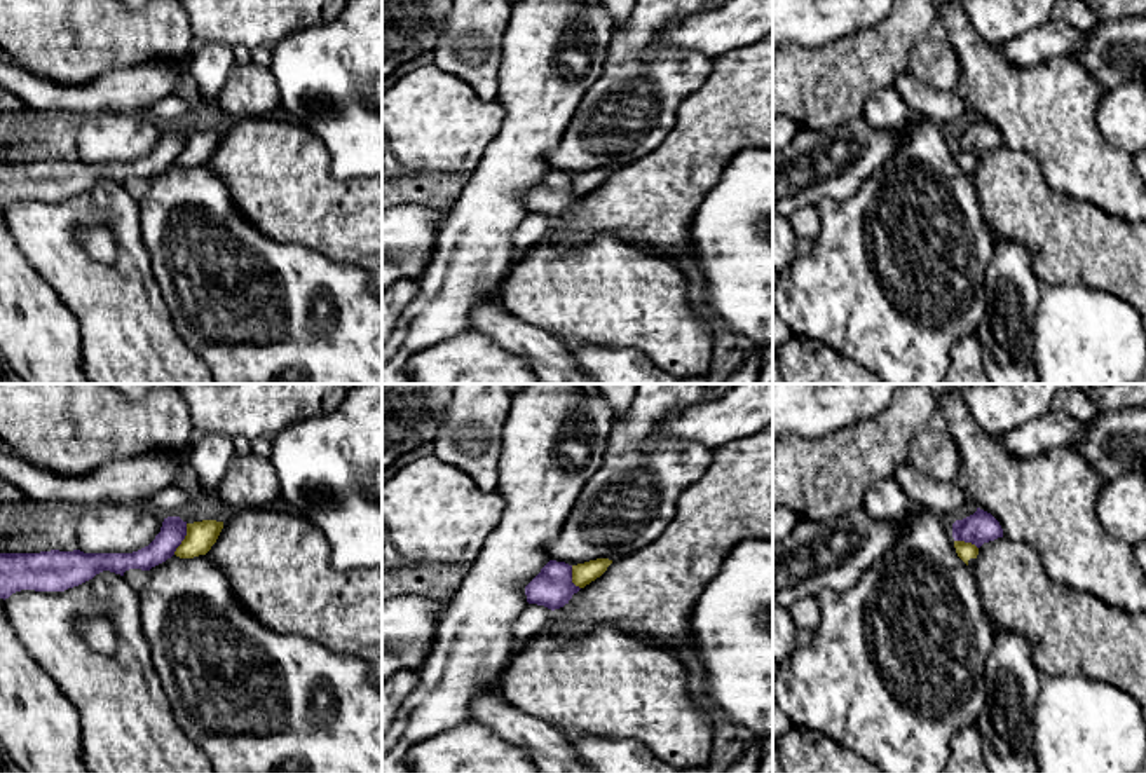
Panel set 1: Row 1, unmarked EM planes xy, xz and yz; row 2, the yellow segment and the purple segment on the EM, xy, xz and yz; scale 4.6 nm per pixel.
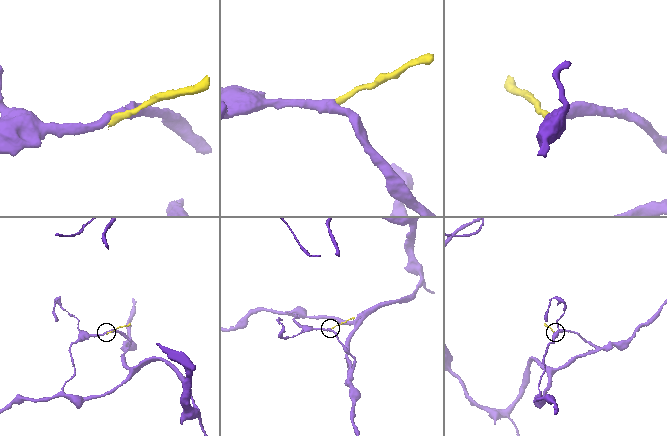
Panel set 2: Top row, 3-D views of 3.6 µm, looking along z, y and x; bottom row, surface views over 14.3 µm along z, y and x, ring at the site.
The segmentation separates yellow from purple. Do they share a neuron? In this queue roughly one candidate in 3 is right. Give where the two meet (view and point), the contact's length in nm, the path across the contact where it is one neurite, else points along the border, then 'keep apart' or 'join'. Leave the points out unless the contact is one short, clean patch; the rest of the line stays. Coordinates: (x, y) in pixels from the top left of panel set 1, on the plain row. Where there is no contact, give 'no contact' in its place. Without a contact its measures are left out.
xy (184, 149) | 160 nm | along xy (187, 133), (187, 143), (173, 163) | keep apart

